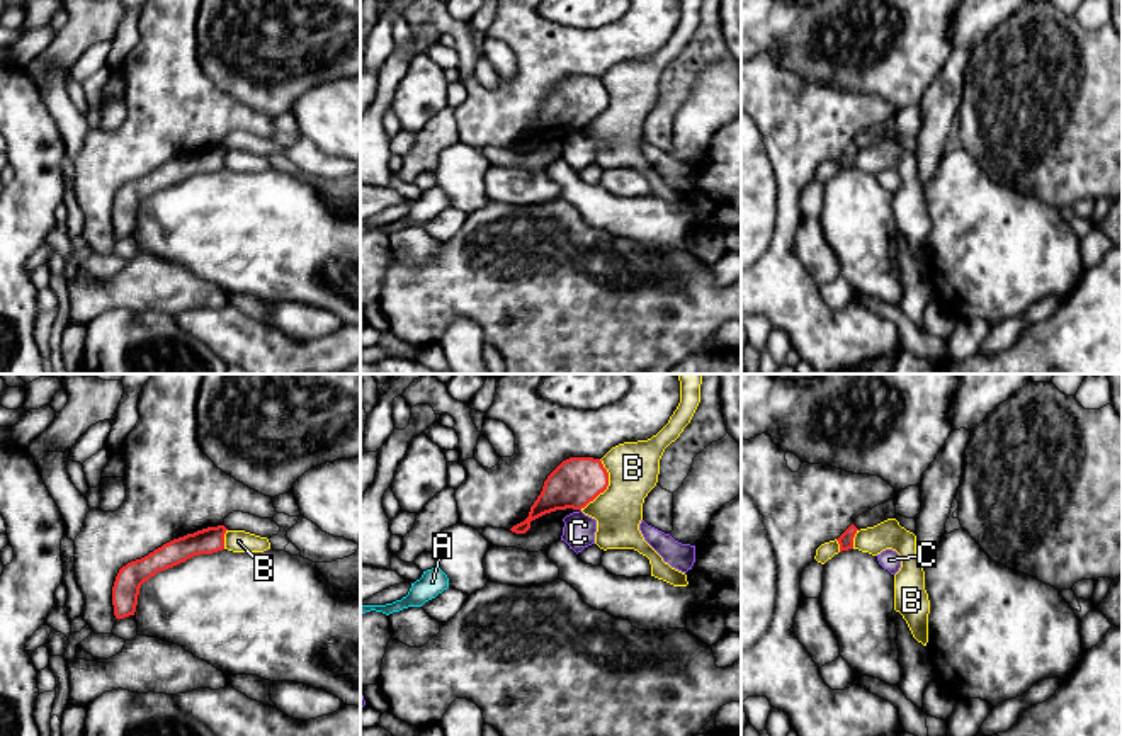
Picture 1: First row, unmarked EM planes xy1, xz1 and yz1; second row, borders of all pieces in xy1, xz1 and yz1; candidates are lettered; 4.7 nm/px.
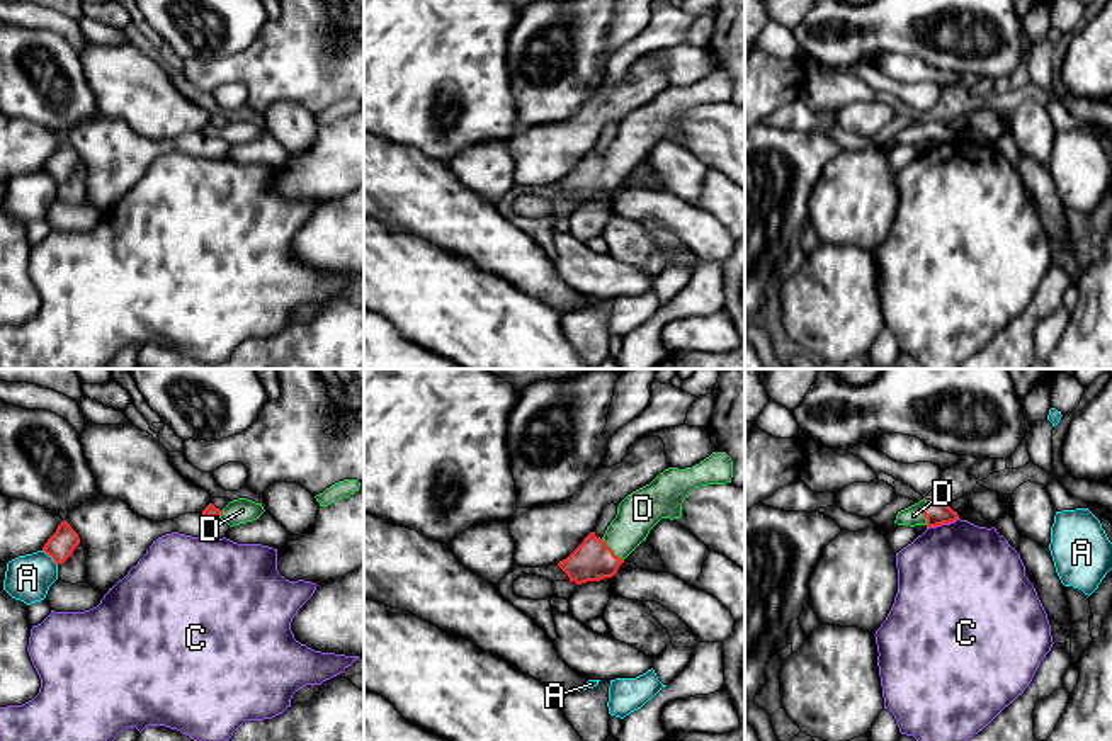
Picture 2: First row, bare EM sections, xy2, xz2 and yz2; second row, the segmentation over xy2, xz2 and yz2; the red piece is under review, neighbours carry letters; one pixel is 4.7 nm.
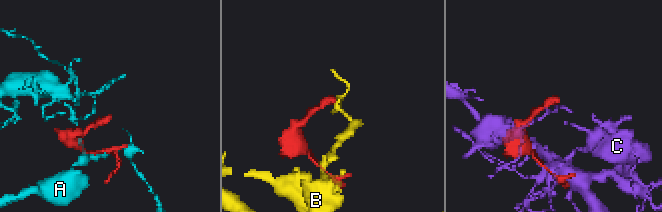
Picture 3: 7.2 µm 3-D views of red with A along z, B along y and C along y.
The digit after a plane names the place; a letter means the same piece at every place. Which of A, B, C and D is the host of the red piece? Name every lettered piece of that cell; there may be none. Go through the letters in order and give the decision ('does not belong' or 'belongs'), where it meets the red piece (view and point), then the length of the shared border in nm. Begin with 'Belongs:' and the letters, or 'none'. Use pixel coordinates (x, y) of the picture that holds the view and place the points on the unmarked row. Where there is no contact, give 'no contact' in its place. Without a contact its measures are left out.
Belongs: D
A: does not belong; contact xy2 (51, 175); length 100 nm
B: does not belong; contact xz1 (607, 104); length 260 nm
C: does not belong; contact yz2 (942, 141); length 160 nm
D: belongs; contact xz2 (611, 169); length 150 nm

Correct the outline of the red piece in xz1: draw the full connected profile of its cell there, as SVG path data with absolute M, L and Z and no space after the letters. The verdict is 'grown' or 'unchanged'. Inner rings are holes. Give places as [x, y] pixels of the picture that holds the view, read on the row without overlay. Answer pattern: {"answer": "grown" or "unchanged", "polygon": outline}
{"answer": "unchanged", "polygon": "M570 76L544 100L542 110L530 126L529 136L510 150L525 153L530 141L556 129L581 129L609 105L609 92L600 78Z"}

